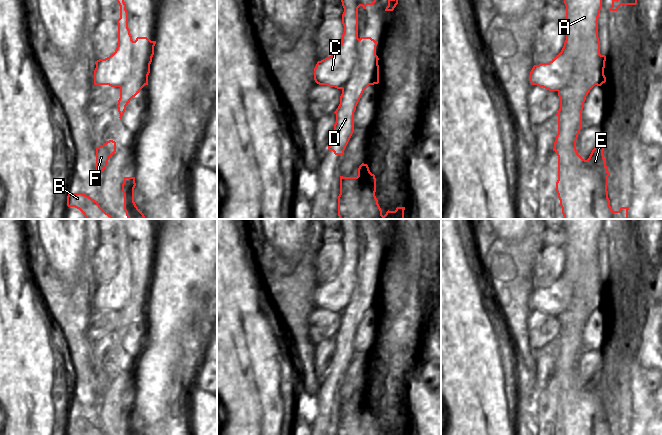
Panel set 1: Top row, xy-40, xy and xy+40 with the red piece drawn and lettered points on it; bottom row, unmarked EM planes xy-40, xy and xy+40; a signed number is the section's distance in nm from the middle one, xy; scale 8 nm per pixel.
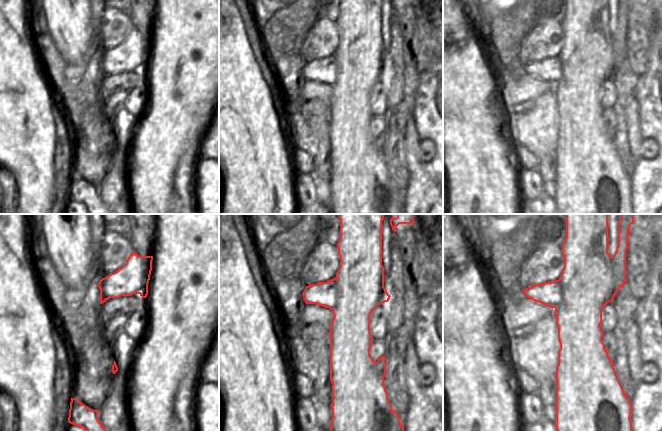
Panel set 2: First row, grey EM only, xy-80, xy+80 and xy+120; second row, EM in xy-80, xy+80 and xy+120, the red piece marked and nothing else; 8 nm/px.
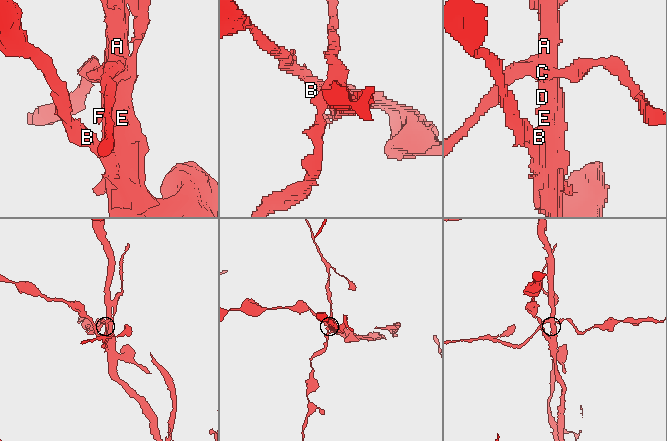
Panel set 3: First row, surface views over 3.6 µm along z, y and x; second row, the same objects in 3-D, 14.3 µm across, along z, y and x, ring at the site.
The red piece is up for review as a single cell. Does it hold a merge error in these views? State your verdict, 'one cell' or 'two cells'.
two cells

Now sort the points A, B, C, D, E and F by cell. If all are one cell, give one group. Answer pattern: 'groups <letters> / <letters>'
groups A B D E F / C

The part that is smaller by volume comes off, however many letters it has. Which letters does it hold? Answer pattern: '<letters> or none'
C

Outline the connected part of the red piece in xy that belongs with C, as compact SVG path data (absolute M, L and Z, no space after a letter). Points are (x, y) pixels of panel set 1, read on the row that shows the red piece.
M335 53L317 62L314 80L319 85L342 89L352 74L355 62L355 54L347 58L343 53Z

